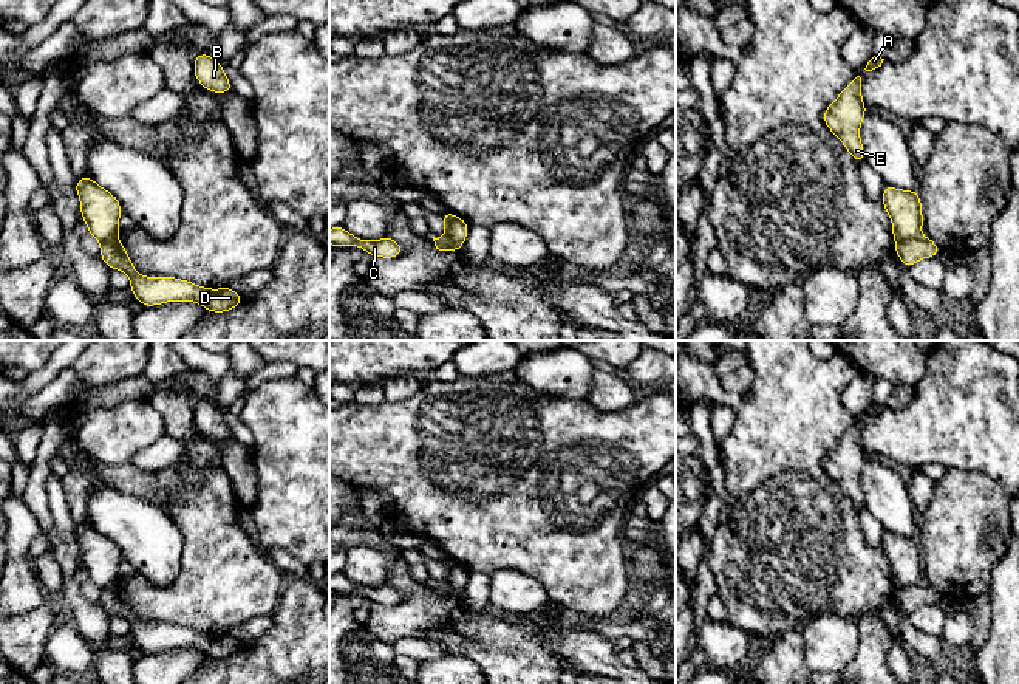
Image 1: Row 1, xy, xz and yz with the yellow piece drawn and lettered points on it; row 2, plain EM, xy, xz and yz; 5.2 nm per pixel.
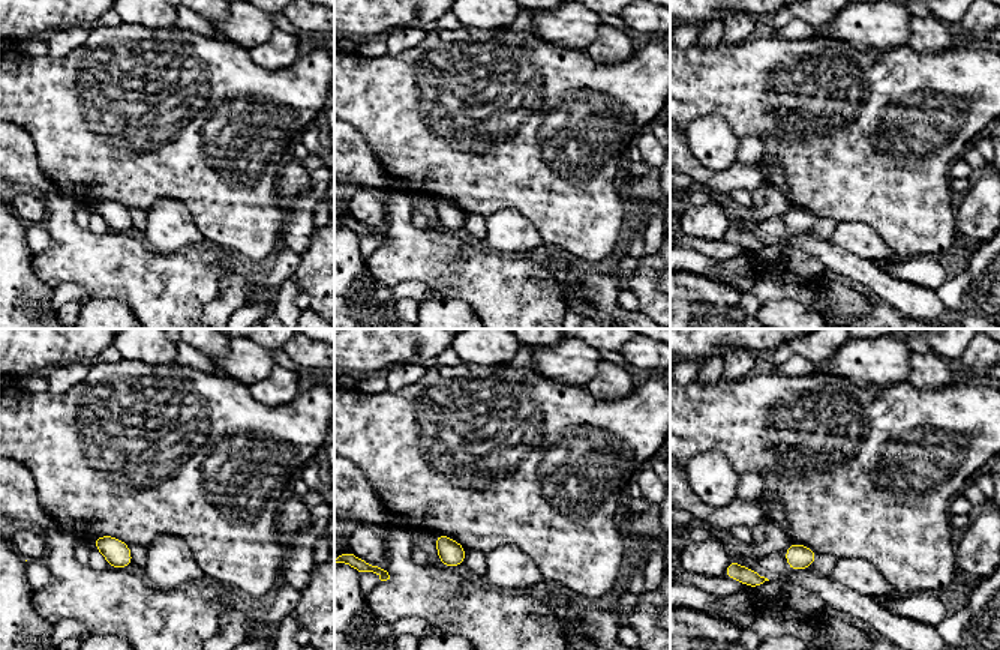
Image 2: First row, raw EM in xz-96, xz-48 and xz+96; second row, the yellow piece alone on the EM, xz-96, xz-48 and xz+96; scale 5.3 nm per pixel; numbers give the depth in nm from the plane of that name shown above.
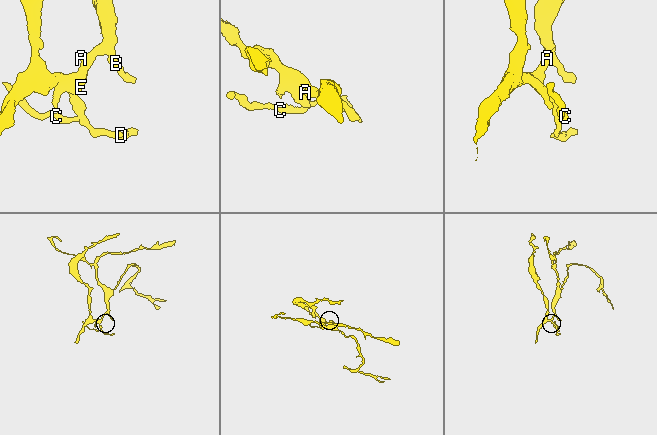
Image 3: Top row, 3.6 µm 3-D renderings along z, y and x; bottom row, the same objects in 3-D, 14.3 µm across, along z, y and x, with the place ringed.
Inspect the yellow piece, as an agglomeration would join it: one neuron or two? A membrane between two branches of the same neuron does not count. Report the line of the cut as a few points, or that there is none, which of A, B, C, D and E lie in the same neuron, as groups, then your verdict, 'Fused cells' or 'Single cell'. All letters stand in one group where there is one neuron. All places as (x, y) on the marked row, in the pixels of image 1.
Split along yz (919, 235), (896, 243). Groups: A B E / C D. Fused cells

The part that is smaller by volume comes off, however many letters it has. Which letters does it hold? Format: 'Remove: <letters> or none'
Remove: C, D

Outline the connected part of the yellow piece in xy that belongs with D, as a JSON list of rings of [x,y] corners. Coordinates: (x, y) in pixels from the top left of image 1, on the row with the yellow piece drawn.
[[[118,235],[101,243],[99,255],[108,269],[114,268],[130,277],[130,289],[144,306],[156,306],[165,302],[196,302],[212,313],[224,313],[238,306],[244,297],[229,286],[209,289],[176,277],[144,277],[135,271],[127,249]]]

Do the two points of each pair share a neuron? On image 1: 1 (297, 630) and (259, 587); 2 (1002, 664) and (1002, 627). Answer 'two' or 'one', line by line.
1: two
2: one

